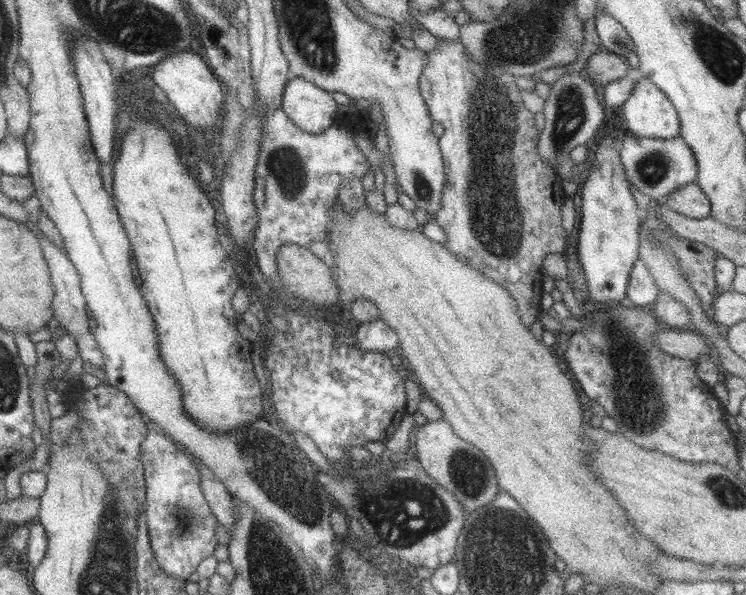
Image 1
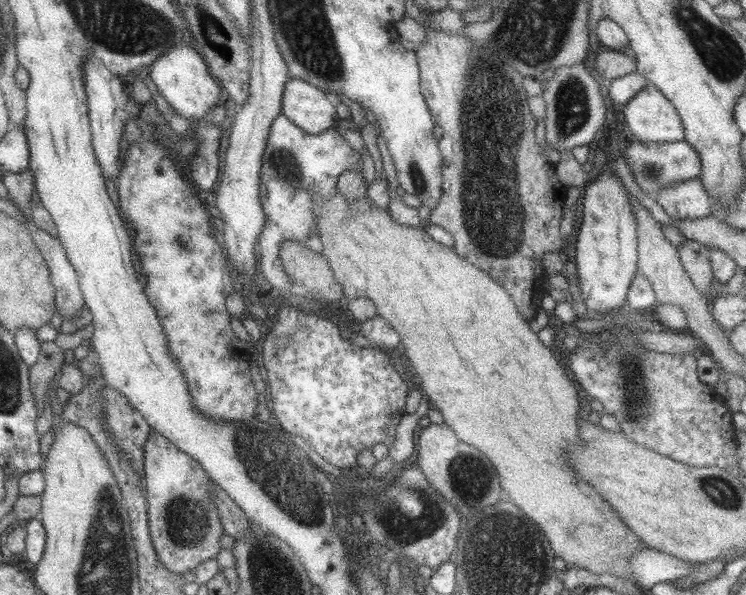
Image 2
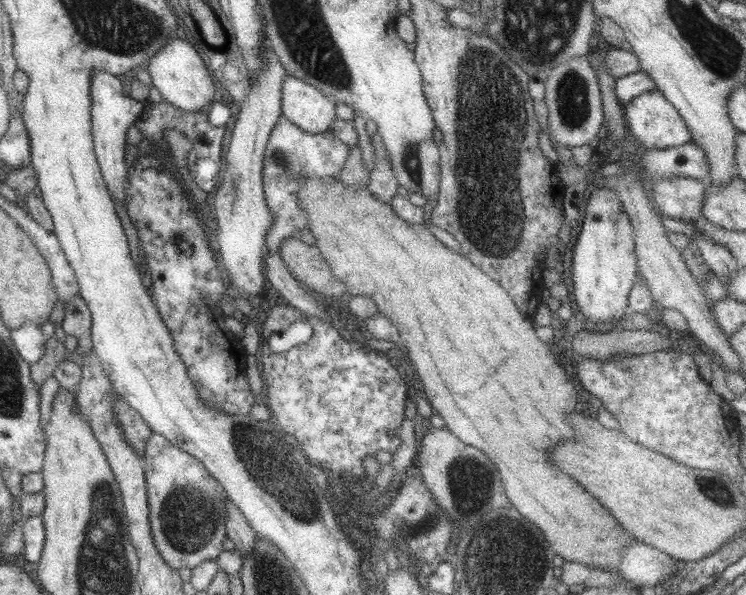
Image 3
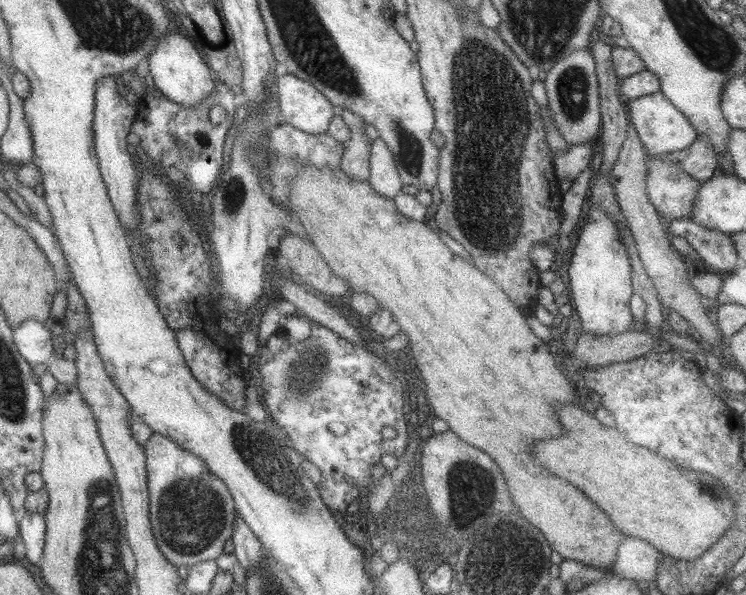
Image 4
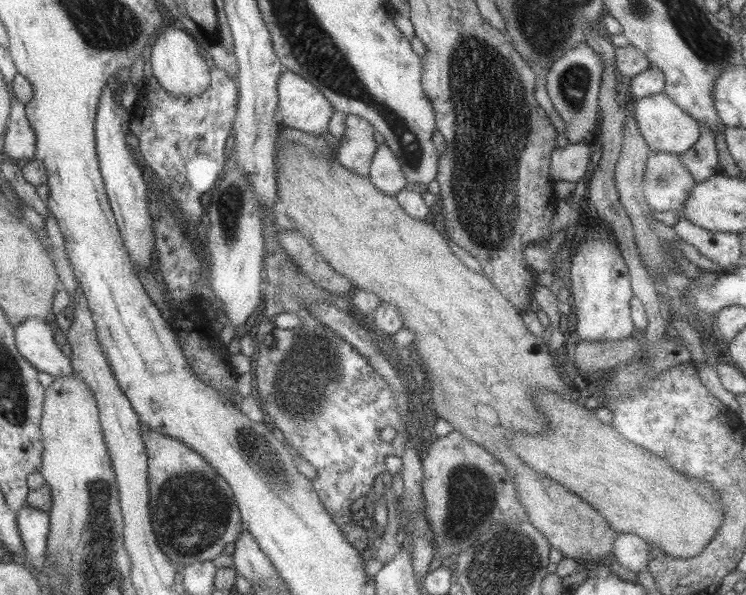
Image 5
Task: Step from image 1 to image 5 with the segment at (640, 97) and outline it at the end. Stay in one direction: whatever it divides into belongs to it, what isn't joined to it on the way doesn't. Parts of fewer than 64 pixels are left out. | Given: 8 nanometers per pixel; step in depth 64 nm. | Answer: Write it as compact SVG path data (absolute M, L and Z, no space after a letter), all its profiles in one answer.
M664 93L630 100L637 129L650 152L665 152L682 155L691 148L700 136L700 127L691 116L681 111Z

